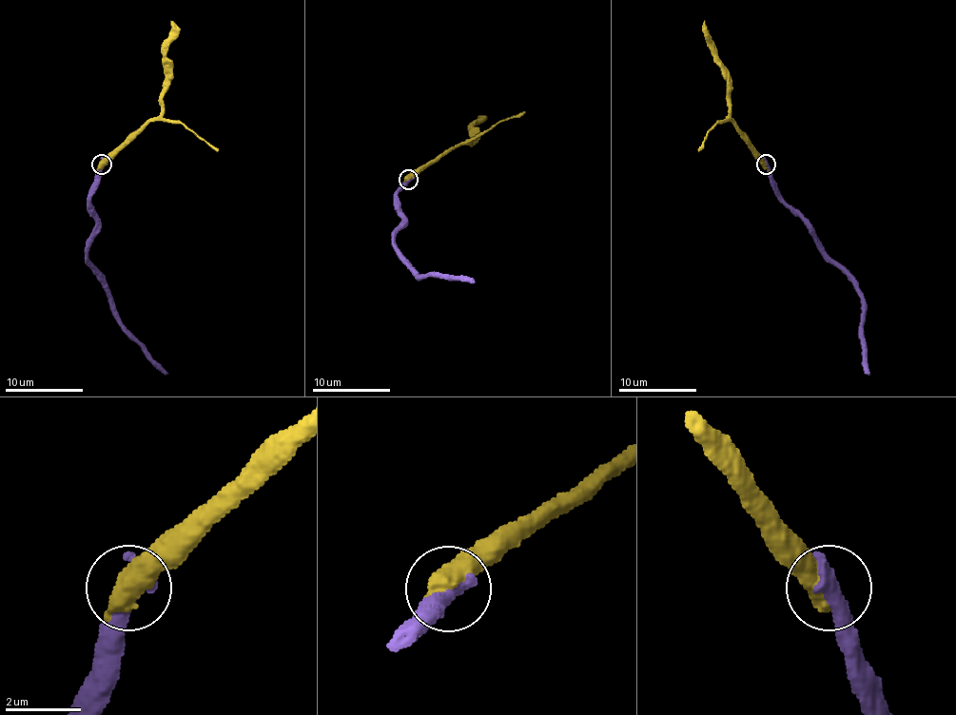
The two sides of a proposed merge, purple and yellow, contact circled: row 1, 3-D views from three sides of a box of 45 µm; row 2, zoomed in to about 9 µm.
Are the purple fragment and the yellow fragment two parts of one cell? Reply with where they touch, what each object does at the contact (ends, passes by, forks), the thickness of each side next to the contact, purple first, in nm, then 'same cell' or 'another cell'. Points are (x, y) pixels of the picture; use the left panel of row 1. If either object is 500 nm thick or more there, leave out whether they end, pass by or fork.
(102, 164) | 600/700 nm | same cell

